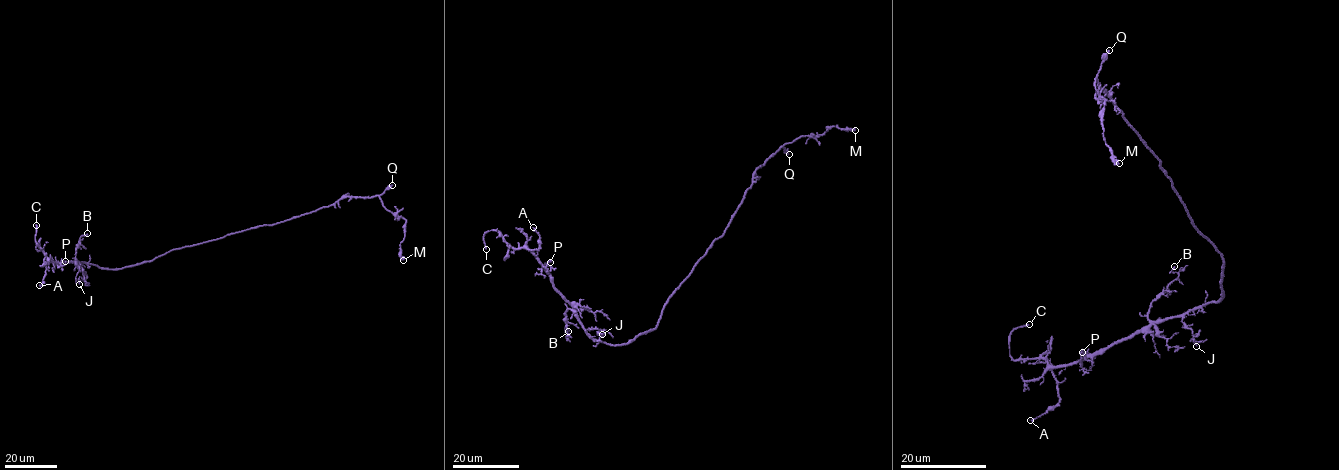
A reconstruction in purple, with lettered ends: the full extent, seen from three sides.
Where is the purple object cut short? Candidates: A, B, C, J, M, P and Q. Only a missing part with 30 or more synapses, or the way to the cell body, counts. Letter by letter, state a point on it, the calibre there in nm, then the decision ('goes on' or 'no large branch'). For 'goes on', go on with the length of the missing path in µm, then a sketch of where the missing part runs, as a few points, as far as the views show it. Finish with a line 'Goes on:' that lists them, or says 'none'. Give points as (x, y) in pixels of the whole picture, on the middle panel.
A: at (533, 227); 90 nm thick; no large branch
B: at (568, 331); 120 nm thick; no large branch
C: at (486, 249); 200 nm thick; goes on; about 20 µm are missing; missing branch runs (486, 249), (503, 272), (531, 291)
J: at (602, 334); 160 nm thick; no large branch
M: at (855, 130); 440 nm thick; no large branch
P: at (550, 262); 130 nm thick; no large branch
Q: at (789, 154); 190 nm thick; no large branch
Goes on: C

